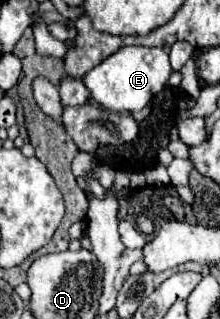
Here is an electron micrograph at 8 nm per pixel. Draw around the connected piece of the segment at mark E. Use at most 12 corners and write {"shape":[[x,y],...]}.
{"shape":[[123,46],[83,82],[113,112],[163,90],[167,50]]}

